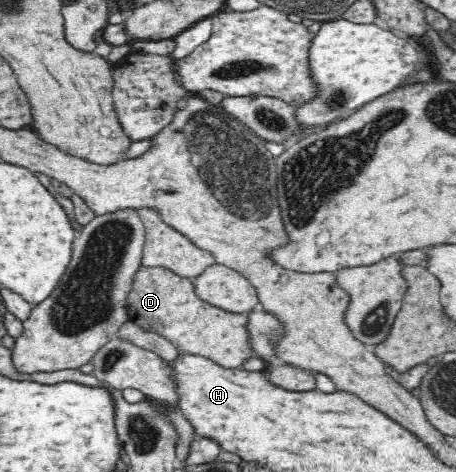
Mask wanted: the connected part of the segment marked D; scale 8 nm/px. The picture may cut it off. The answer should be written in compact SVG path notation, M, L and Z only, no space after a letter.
M160 267L141 268L134 274L127 295L128 318L145 329L159 333L172 342L179 351L207 357L225 368L241 369L243 364L256 356L247 329L249 316L221 310L203 302L194 291L194 283L171 270Z

